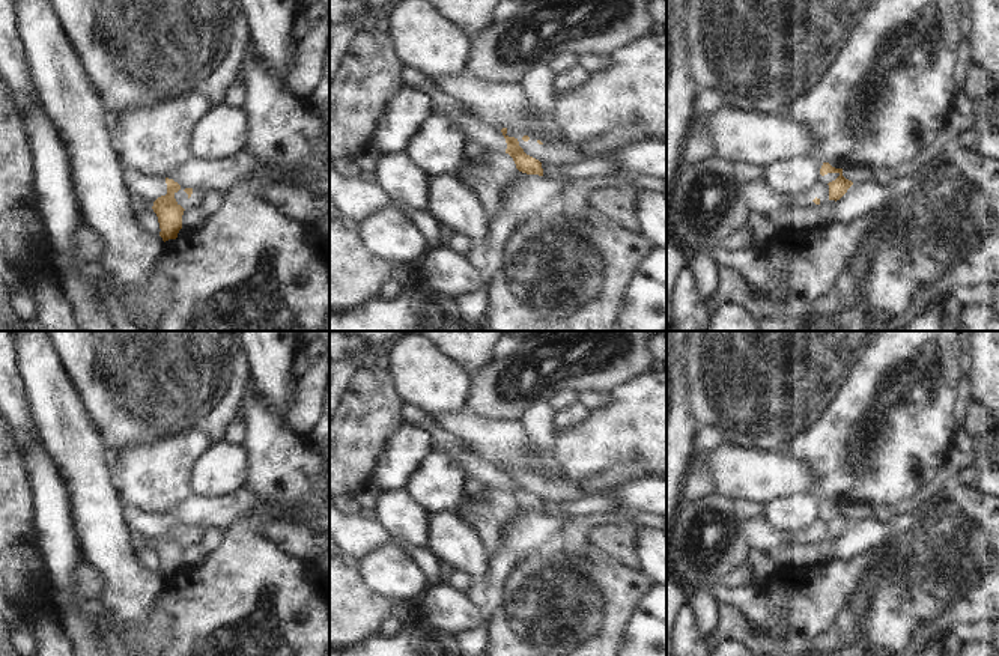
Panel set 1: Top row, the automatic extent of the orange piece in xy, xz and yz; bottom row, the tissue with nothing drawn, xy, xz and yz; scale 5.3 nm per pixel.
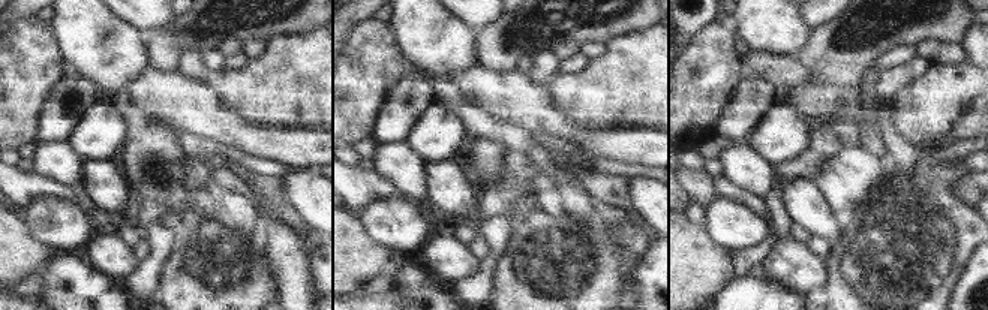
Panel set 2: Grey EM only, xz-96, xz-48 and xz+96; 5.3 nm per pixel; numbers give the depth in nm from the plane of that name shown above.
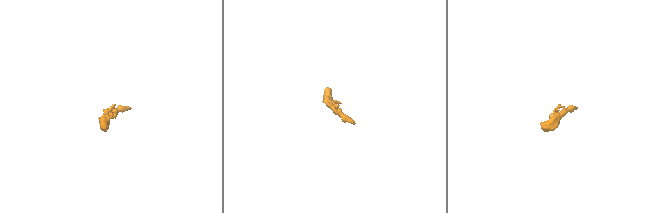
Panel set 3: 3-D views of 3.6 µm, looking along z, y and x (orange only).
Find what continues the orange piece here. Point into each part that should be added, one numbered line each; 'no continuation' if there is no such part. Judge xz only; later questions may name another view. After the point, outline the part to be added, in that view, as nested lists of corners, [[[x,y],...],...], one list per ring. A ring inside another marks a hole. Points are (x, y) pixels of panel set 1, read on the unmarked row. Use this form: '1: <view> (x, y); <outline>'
no continuation

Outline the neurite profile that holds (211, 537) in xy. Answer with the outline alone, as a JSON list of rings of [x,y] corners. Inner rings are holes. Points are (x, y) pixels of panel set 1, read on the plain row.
[[[211,525],[205,530],[200,537],[200,545],[205,548],[206,552],[211,552],[218,546],[218,543],[221,542],[221,533],[223,528],[217,525]]]

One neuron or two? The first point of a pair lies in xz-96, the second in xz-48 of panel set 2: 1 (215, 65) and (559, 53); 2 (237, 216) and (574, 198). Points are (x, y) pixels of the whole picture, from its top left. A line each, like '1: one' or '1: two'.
1: two
2: one

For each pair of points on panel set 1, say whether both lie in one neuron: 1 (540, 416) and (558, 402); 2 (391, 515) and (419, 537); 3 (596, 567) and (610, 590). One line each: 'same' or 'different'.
1: different
2: same
3: same

